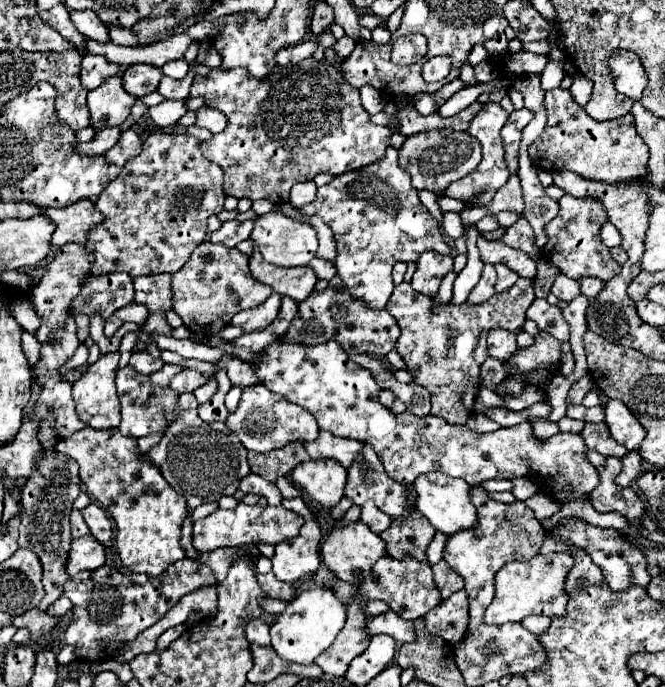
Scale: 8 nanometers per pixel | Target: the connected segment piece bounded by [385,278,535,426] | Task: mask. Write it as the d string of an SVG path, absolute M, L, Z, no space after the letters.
M519 278L503 294L493 294L487 302L479 306L463 304L439 304L435 306L433 298L419 294L411 288L409 282L395 286L385 310L395 316L401 336L395 344L395 350L401 354L407 370L413 376L415 384L421 384L431 394L431 416L439 416L449 424L467 424L473 416L473 404L479 394L479 366L473 358L473 350L483 328L507 328L515 332L525 322L525 312L535 300L533 280Z

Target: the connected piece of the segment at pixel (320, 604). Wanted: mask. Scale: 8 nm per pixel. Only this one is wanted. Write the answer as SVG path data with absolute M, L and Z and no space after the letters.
M311 588L299 594L277 616L277 622L271 626L271 646L287 662L313 664L315 658L333 644L343 624L345 624L345 606L333 596L333 592L327 588Z

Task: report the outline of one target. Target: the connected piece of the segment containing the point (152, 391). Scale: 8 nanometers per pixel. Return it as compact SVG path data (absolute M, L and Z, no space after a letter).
M131 366L119 368L117 370L117 394L121 400L121 434L131 436L131 438L143 438L149 434L165 434L169 426L177 420L177 410L179 410L179 394L171 388L155 386L147 380L147 376L135 372Z

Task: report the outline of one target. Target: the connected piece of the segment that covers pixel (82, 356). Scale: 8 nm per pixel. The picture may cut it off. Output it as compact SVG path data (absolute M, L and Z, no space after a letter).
M81 344L81 346L75 350L75 356L61 368L61 372L67 372L69 368L77 368L77 366L81 366L81 364L85 364L85 362L87 362L87 346Z

